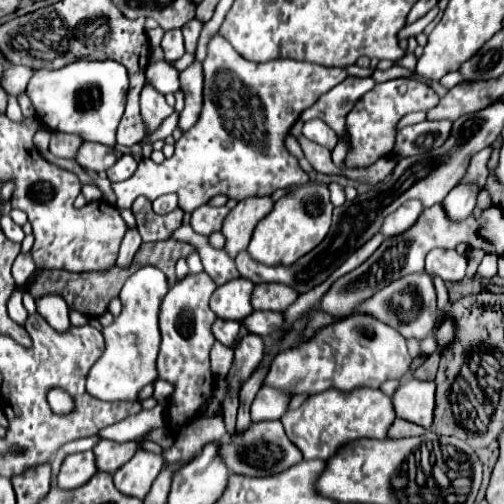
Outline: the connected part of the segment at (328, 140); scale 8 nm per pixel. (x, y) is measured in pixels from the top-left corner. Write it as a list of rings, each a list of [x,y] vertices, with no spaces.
[[[311,119],[311,121],[305,121],[303,123],[303,135],[323,147],[327,147],[329,151],[337,145],[337,135],[335,131],[327,125],[327,123],[321,123],[321,119]]]

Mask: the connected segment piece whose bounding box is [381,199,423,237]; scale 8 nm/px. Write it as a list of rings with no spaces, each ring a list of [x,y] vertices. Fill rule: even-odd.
[[[415,199],[409,201],[409,203],[405,203],[405,205],[401,205],[395,213],[391,213],[389,217],[385,217],[381,233],[385,237],[395,237],[395,235],[405,233],[409,227],[413,227],[413,223],[417,223],[421,211],[423,211],[423,207]]]

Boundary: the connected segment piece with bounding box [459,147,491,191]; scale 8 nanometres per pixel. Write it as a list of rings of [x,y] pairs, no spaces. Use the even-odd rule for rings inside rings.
[[[485,147],[481,149],[479,153],[475,153],[469,161],[469,167],[467,167],[467,173],[463,175],[463,179],[459,183],[465,183],[465,185],[475,185],[477,189],[485,189],[485,181],[487,181],[487,159],[491,155],[491,147]]]

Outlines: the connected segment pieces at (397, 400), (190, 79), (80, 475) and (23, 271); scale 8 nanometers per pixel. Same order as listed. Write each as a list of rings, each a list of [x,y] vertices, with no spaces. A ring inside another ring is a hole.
[[[403,379],[395,395],[391,397],[397,417],[431,429],[435,411],[435,389],[435,381]]]
[[[195,61],[191,67],[181,71],[179,79],[181,79],[181,91],[185,93],[185,109],[179,117],[179,129],[185,133],[197,123],[201,115],[201,107],[203,107],[203,67],[201,63]]]
[[[93,451],[75,453],[63,461],[61,471],[57,475],[57,483],[61,489],[71,491],[85,485],[95,473],[97,473],[97,465],[95,465]]]
[[[29,253],[27,255],[19,255],[13,263],[13,279],[15,279],[15,285],[17,287],[23,287],[25,281],[29,279],[29,275],[35,271],[33,267],[33,261],[29,259]]]

